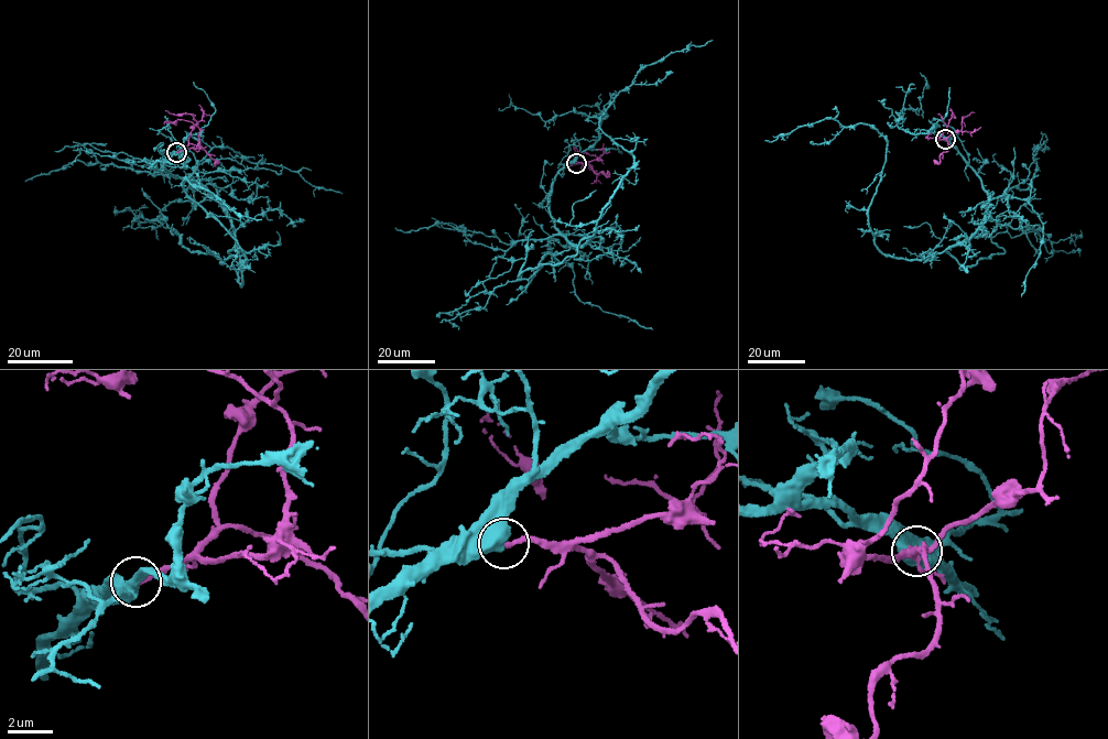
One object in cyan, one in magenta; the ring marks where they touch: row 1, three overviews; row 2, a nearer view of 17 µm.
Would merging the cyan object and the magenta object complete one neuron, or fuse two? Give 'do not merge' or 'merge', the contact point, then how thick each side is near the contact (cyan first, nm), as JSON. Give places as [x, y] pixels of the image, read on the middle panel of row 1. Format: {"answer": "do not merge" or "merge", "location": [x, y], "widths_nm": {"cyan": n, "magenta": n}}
{"answer": "merge", "location": [576, 163], "widths_nm": {"cyan": 500, "magenta": 240}}

